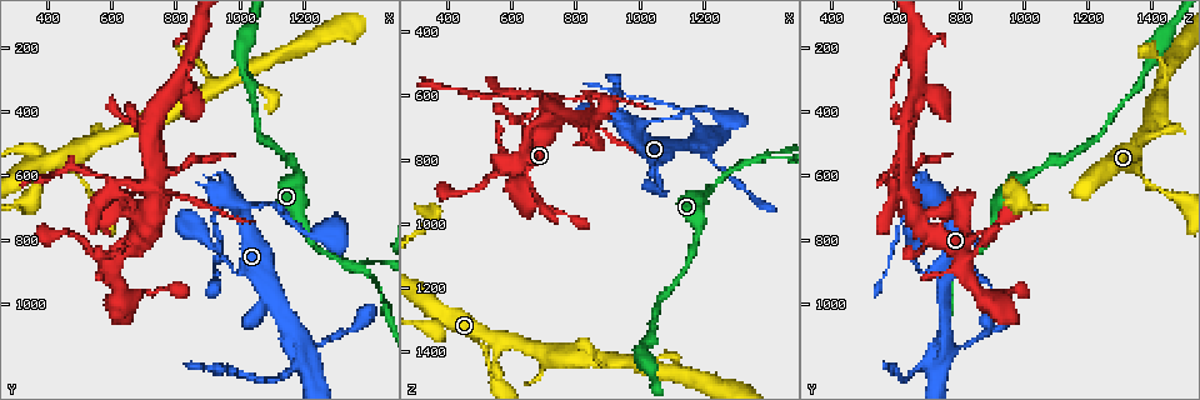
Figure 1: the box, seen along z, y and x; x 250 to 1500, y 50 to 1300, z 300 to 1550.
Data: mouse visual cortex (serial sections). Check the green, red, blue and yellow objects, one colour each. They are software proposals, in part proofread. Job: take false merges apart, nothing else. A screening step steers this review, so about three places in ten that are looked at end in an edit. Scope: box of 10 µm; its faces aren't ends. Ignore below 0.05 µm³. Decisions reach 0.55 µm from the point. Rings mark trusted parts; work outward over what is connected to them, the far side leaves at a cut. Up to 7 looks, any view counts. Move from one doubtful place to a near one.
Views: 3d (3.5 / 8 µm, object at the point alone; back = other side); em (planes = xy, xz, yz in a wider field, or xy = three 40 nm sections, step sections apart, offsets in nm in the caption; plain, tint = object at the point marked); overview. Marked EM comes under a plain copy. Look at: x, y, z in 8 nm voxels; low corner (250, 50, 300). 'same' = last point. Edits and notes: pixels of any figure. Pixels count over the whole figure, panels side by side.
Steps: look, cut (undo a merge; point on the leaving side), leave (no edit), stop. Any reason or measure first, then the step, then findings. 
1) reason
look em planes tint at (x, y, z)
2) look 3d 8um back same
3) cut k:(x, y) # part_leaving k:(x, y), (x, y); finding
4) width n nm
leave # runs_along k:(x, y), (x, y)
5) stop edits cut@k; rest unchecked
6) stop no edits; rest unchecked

a fork
look 3d 3.5um back at (970, 690, 700)

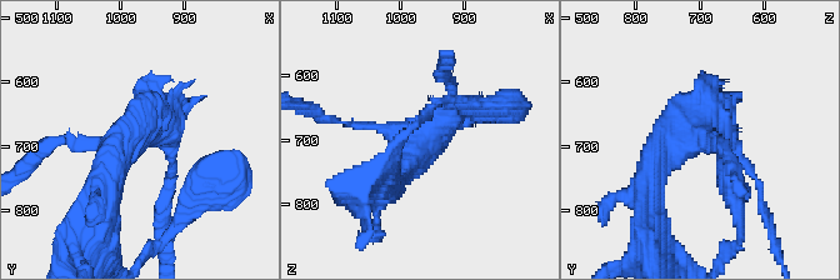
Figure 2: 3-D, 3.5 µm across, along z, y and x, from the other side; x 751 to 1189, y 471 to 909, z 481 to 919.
look em xy step 1 tint at (975, 680, 710)

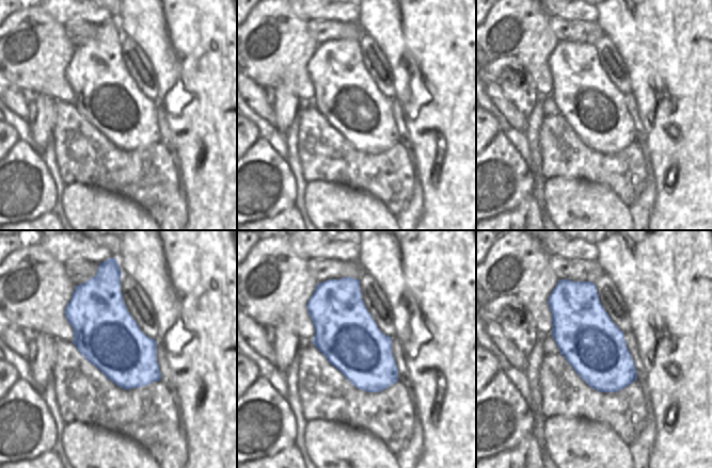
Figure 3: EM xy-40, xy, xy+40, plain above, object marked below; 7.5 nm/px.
leave # runs_along 2:(383, 193), (453, 96); all the same cell

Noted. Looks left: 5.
two arms in line, one across
look 3d 3.5um at (730, 640, 620)

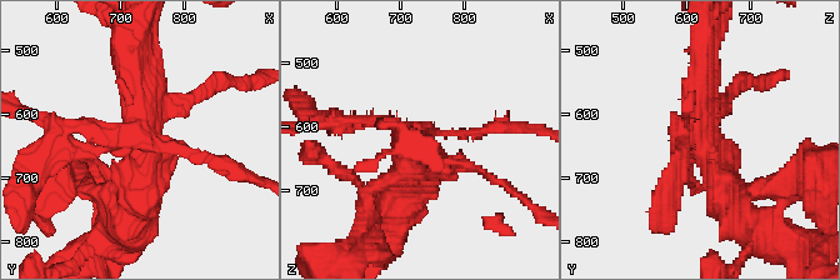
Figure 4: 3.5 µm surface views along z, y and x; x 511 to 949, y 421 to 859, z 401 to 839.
now the EM
look em planes tint at (735, 640, 620)

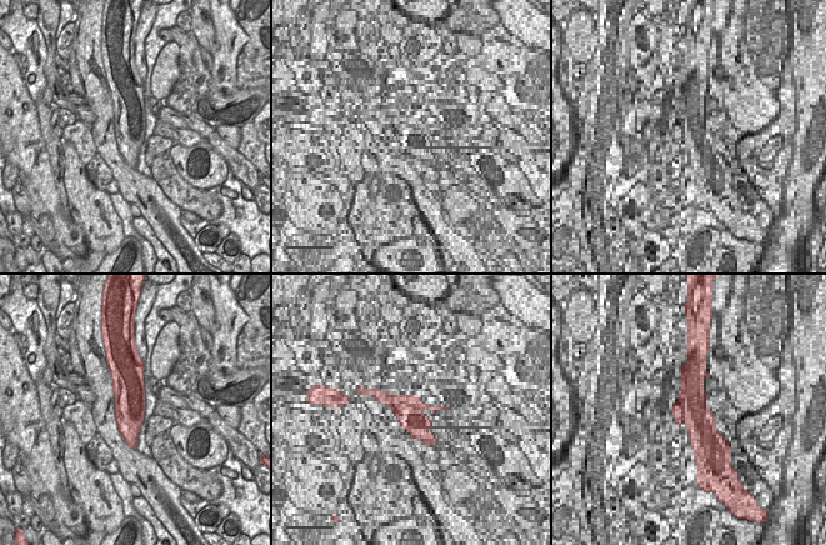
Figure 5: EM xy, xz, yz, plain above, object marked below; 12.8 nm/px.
look em xy step 1 tint same

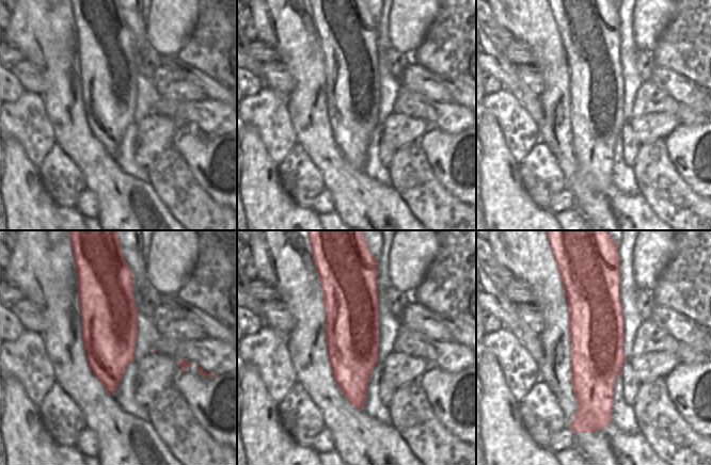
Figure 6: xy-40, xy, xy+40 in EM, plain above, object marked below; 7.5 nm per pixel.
cut 4:(360, 123) # part_leaving 4:(130, 140), (61, 129), (34, 175); a second cell is stuck on

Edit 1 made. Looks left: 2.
a narrow waist
look 3d 3.5um at (1390, 890, 780)

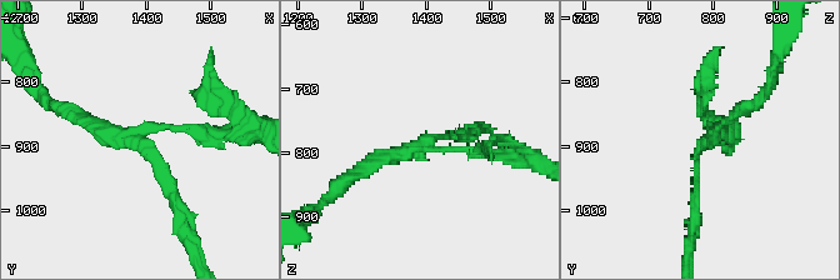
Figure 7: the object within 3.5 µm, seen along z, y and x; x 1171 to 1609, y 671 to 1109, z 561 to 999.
arms 3; arm_widths 100, 150, 150 nm; shape alone is not enough
look em xy step 1 tint at (1395, 890, 785)

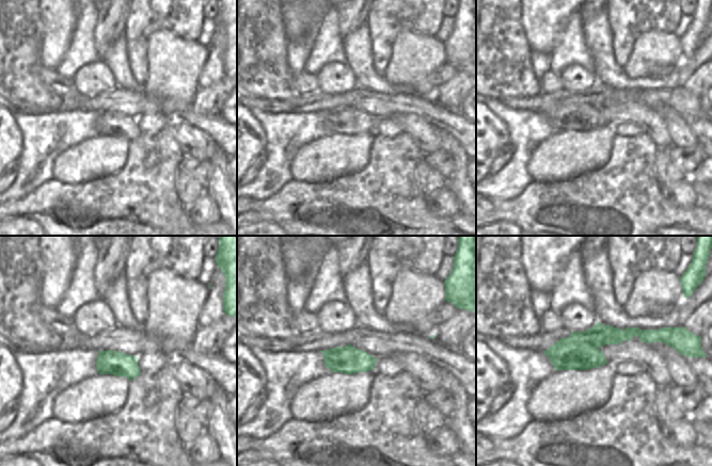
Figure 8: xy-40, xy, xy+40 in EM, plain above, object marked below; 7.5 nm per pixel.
cut 7:(704, 106) # part_leaving 7:(160, 130), (184, 126), (206, 141); a second cell is stuck on

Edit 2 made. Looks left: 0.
stop edits cut@4, cut@7; rest unchecked

